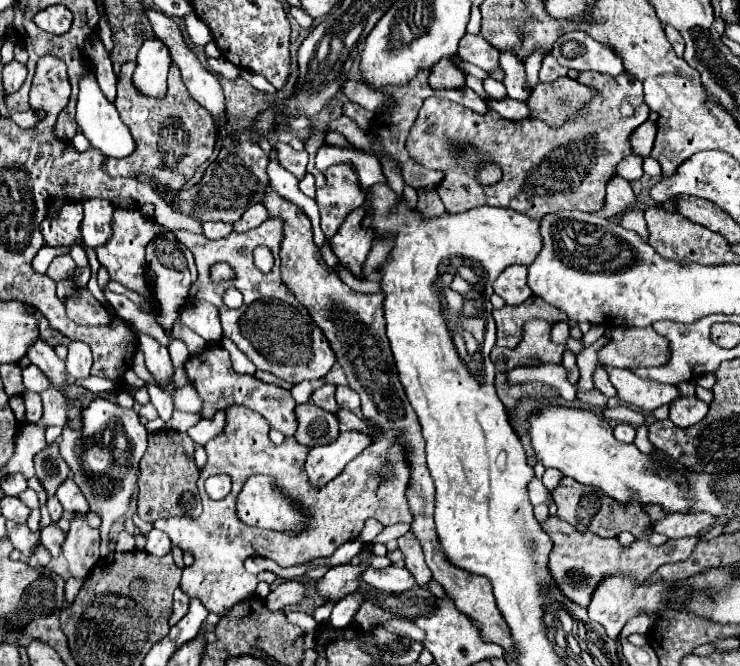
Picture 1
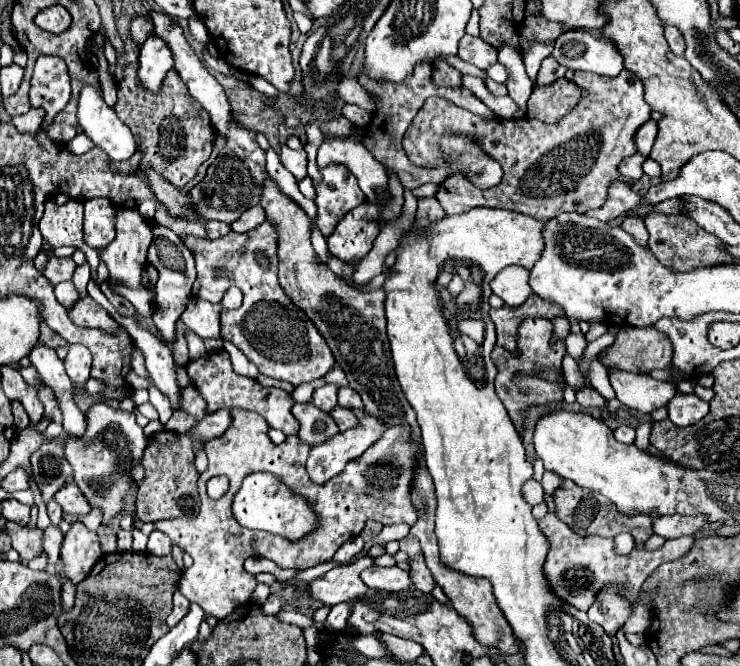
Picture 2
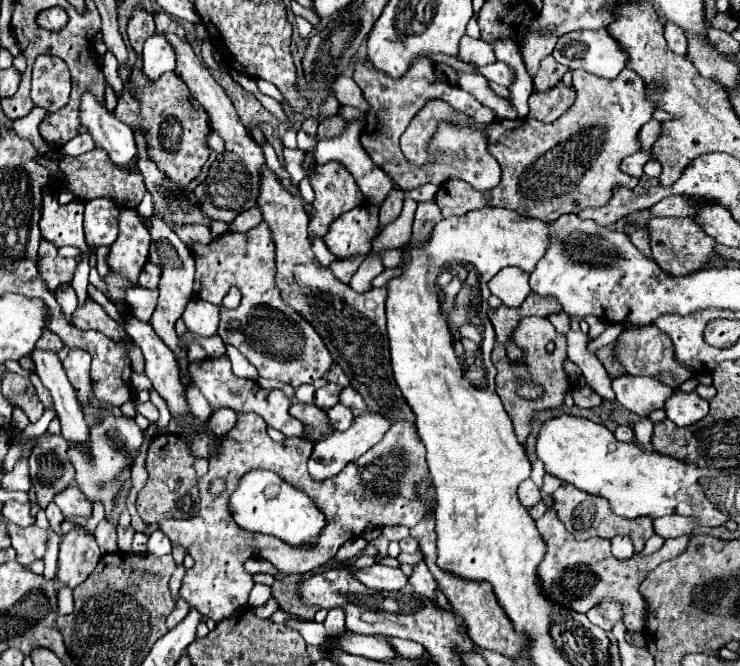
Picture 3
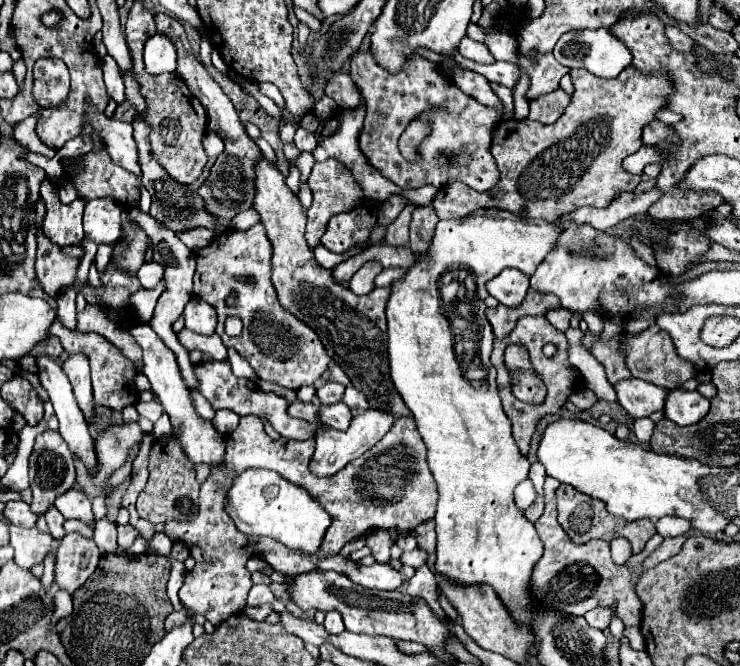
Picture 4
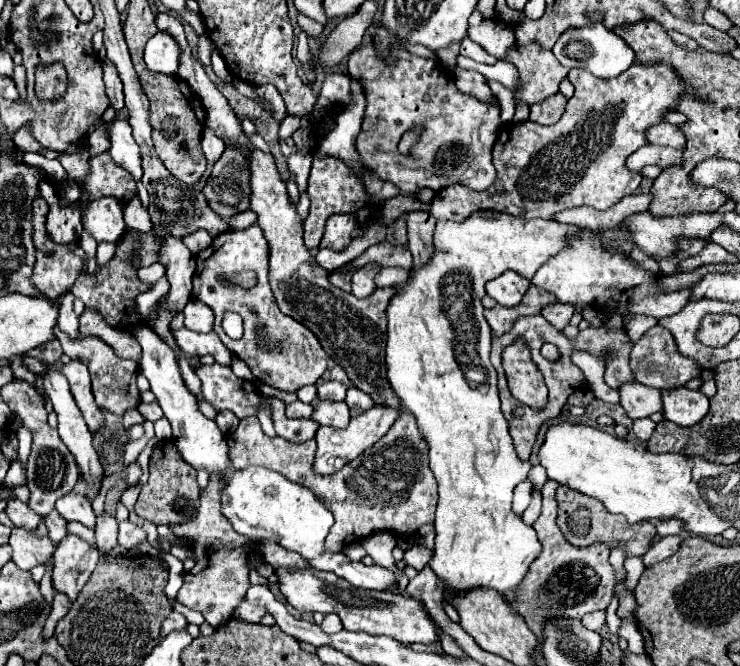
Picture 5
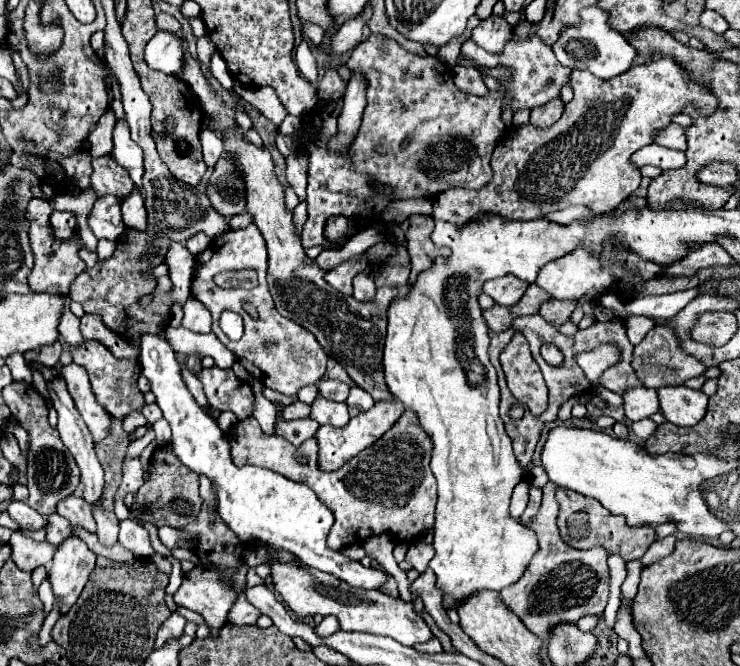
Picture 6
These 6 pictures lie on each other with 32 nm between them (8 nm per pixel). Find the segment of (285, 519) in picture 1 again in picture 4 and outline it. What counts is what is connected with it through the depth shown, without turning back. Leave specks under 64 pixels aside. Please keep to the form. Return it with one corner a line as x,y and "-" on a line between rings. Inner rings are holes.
250,468
234,480
232,490
228,492
226,512
240,532
248,536
270,536
284,546
306,554
314,554
318,550
322,536
330,526
330,516
304,488
262,468

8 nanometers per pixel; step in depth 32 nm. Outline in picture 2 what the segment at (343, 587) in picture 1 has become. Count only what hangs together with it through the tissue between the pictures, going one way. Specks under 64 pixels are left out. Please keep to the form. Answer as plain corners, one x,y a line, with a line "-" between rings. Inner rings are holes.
358,560
344,566
334,566
322,578
310,582
312,598
320,600
326,606
334,606
342,600
354,600
364,592
364,584
360,582
360,570
364,570
368,562

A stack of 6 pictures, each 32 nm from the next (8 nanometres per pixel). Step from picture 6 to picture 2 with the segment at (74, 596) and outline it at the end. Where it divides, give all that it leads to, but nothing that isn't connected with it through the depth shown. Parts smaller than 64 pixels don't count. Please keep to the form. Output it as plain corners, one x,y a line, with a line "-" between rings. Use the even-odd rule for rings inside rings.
74,522
64,536
60,556
66,564
62,576
72,582
82,582
102,556
102,550
98,548
98,534
88,530
82,522

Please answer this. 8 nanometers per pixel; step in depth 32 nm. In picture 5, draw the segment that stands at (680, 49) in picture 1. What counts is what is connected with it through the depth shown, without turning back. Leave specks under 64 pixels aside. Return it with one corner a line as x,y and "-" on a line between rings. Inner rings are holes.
668,30
668,36
674,40
676,46
680,46
684,50
696,50
698,48
698,44
692,38
688,38
688,36
684,36
684,34
676,32
676,30

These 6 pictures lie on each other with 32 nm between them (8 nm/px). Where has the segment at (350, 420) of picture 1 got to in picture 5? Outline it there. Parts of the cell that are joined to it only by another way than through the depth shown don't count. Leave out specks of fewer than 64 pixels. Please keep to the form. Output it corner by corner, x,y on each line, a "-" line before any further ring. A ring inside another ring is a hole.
318,402
316,410
314,410
314,416
312,416
318,424
324,424
324,426
332,426
332,428
348,428
348,422
350,422
350,410
344,402
336,402
336,404
328,404
328,402

